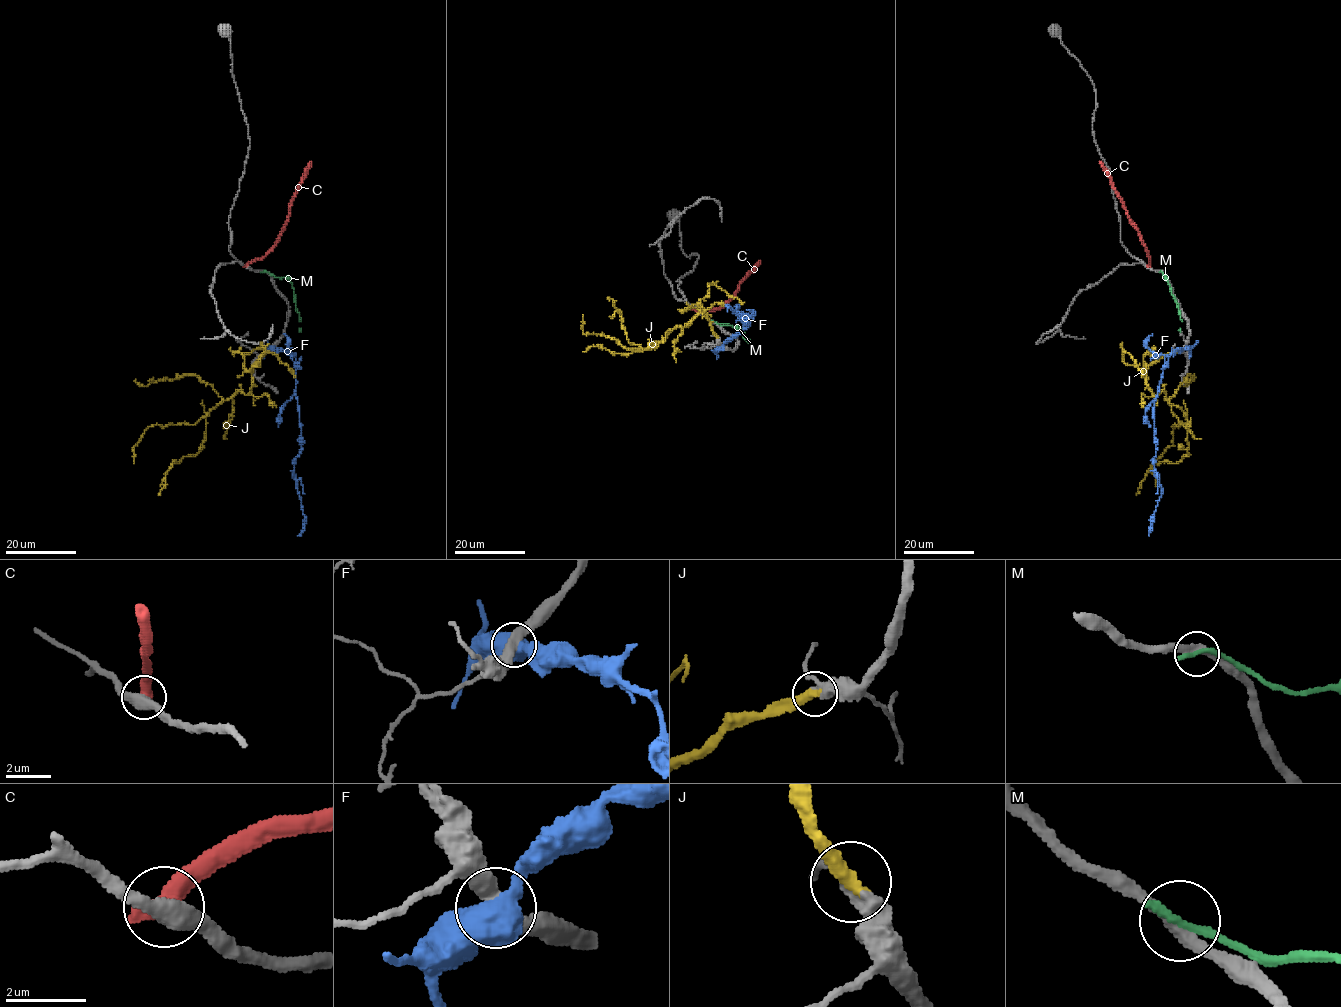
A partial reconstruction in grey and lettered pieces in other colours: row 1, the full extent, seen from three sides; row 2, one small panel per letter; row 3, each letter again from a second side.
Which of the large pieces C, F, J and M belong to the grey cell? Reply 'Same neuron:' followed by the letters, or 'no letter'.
Same neuron: J

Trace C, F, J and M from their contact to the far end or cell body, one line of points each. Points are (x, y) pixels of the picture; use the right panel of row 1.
C: (1148, 266), (1148, 250), (1111, 177), (1100, 162)
F: (1185, 347), (1178, 347), (1167, 357), (1154, 399), (1154, 472), (1161, 494), (1148, 536)
J: (1174, 351), (1149, 366), (1146, 386), (1184, 412), (1188, 455), (1153, 464), (1136, 495)
M: (1160, 271), (1175, 300), (1181, 320), (1180, 331)

